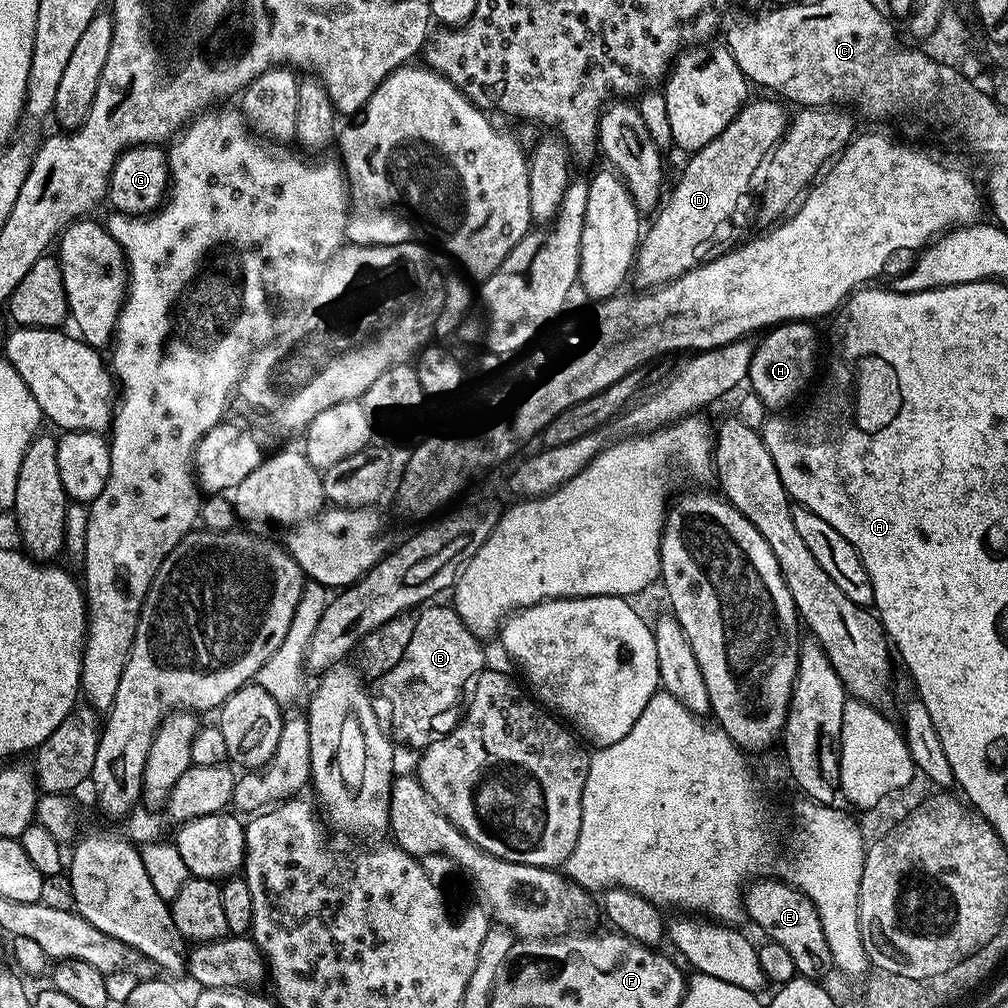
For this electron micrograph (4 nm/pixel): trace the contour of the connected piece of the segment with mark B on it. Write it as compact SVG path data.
M440 602L419 609L414 634L410 634L410 646L406 646L402 658L383 673L384 700L388 703L388 720L392 723L391 739L401 740L415 750L428 747L432 723L455 706L464 687L466 692L486 668L481 637L466 627L455 607L436 603Z

